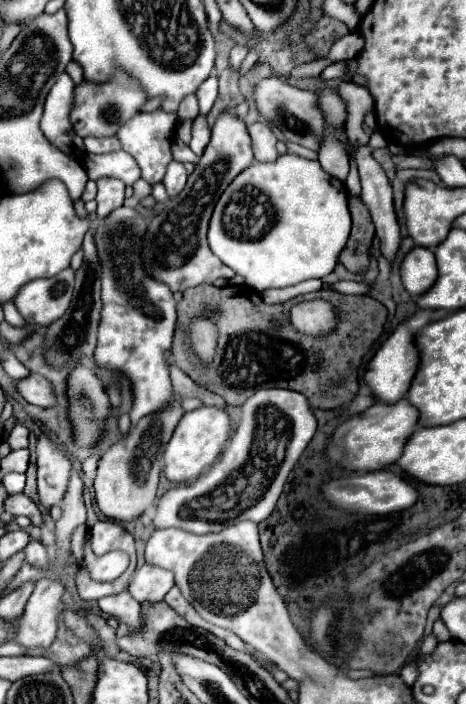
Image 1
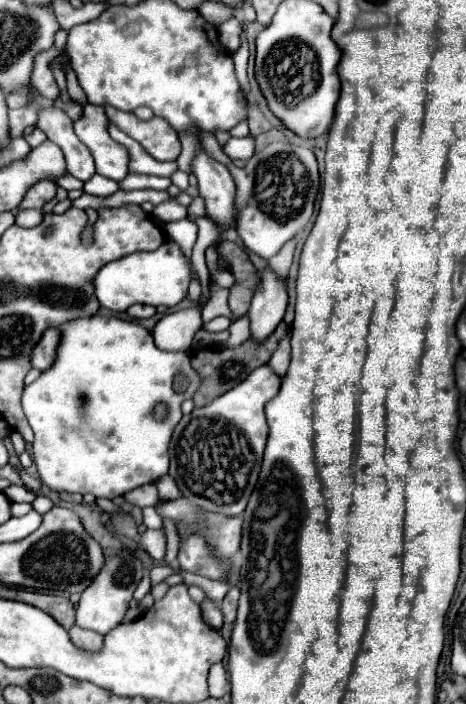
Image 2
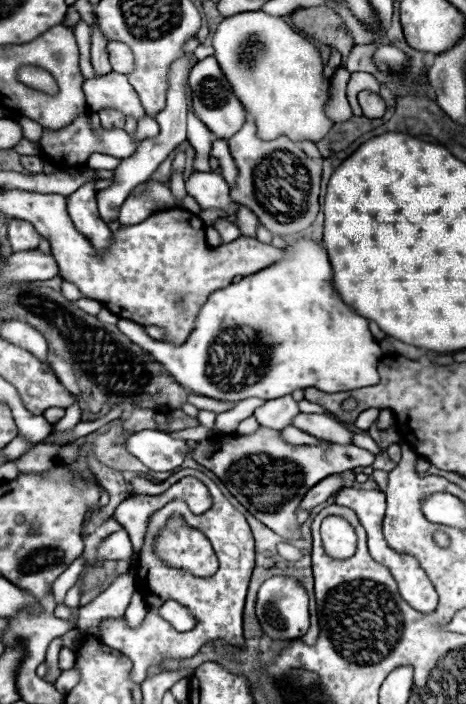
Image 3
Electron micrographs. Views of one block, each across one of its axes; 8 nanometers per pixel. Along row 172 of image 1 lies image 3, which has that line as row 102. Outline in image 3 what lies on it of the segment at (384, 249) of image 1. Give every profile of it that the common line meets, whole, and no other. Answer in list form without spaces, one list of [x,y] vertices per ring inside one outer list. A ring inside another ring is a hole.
[[[363,90],[358,94],[358,102],[364,110],[364,116],[368,118],[380,118],[386,112],[386,104],[380,98],[380,94],[372,94],[369,90]]]

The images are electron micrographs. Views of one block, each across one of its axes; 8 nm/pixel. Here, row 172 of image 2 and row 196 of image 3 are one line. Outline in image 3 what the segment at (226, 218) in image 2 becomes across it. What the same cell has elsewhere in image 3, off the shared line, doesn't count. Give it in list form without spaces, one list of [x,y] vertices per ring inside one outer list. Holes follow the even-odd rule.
[[[194,172],[186,180],[186,190],[202,210],[224,210],[228,214],[238,212],[238,204],[230,198],[230,188],[220,174],[210,172]]]

